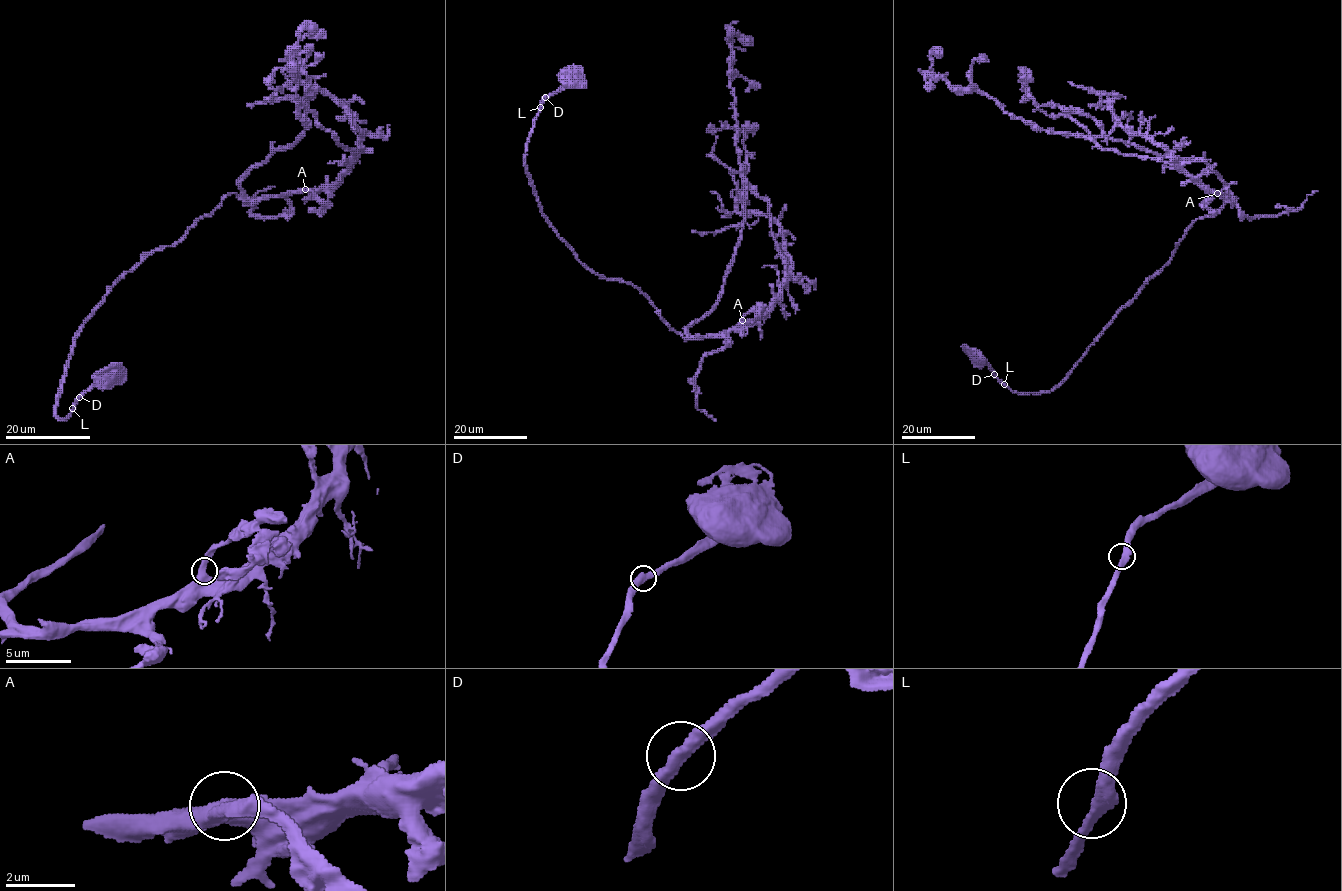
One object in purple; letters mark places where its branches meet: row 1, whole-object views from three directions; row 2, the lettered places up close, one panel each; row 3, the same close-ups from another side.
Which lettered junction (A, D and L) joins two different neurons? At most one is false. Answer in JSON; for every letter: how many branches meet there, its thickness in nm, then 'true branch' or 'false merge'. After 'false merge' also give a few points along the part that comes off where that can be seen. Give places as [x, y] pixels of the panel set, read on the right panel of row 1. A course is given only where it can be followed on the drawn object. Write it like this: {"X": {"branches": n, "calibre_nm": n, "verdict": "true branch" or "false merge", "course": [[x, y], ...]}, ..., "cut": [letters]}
{"A": {"branches": 2, "calibre_nm": 480, "verdict": "true branch"}, "D": {"branches": 2, "calibre_nm": 400, "verdict": "true branch"}, "L": {"branches": 2, "calibre_nm": 380, "verdict": "true branch"}, "cut": []}

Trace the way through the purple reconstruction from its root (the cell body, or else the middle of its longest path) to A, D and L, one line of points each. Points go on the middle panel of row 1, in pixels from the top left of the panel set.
A: (570, 81), (543, 100), (526, 152), (553, 231), (587, 269), (638, 288), (684, 337), (728, 332), (742, 320)
D: (570, 81), (545, 97)
L: (570, 81), (548, 96), (540, 107)

